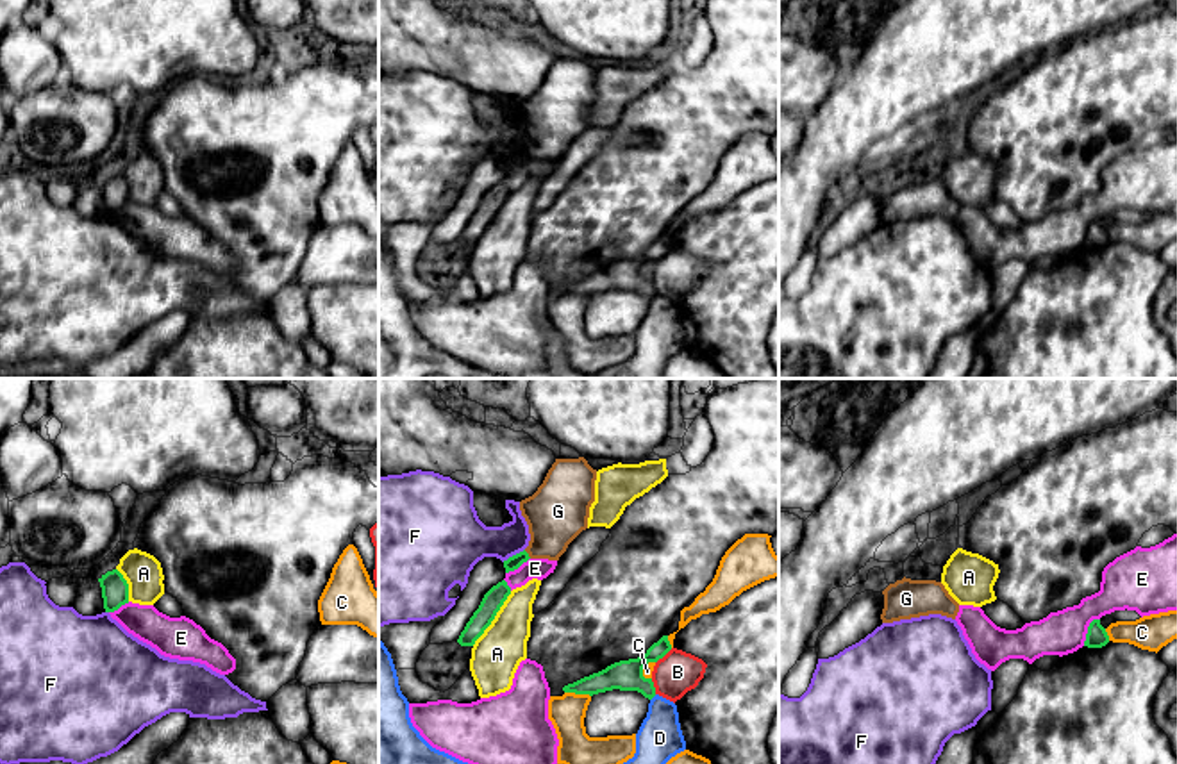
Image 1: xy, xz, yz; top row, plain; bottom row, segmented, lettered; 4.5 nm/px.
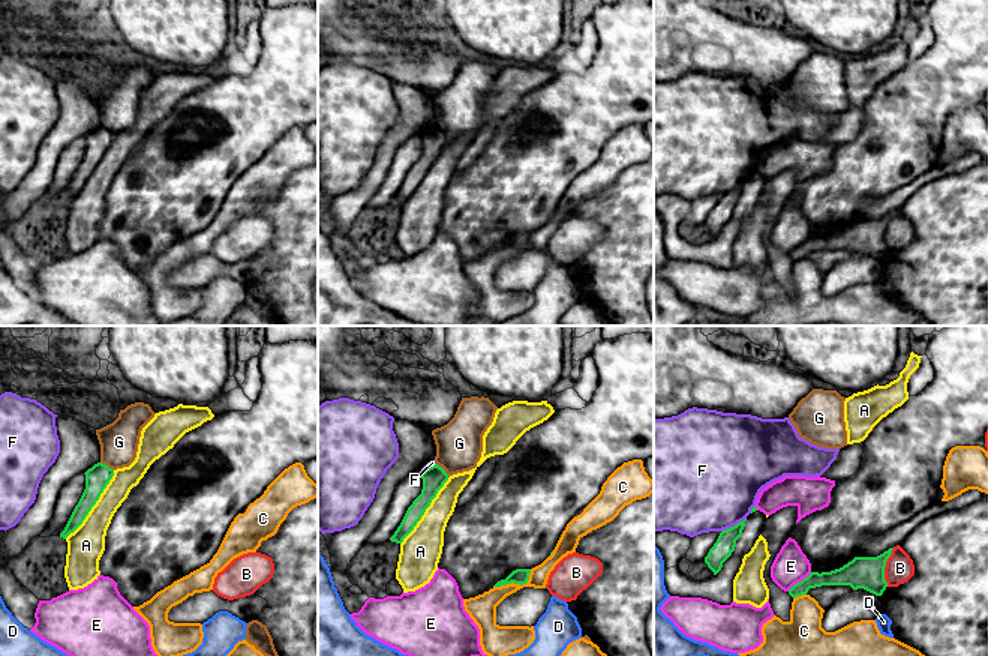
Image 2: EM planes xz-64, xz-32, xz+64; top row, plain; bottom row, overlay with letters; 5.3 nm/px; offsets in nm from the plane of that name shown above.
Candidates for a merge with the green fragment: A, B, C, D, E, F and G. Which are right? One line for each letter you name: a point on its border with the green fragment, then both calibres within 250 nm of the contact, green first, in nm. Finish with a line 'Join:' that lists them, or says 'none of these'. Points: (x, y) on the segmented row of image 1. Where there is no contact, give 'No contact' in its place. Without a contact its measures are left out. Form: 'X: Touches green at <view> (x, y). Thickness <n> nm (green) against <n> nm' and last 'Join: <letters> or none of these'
Join: none of these

